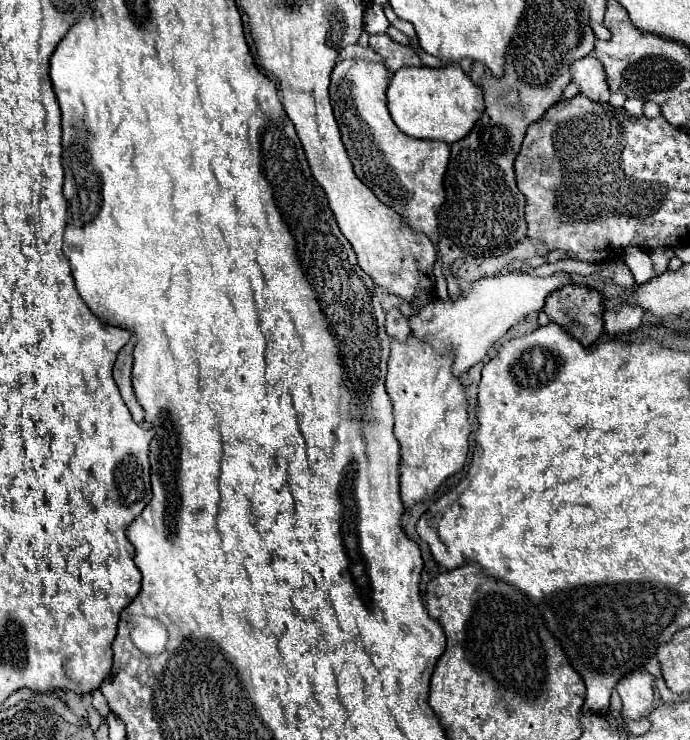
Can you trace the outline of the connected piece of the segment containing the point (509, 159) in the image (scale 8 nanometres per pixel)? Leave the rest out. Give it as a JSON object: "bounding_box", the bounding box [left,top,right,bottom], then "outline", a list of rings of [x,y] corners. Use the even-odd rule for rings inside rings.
{"bounding_box":[437,60,575,272],"outline":[[[529,60],[529,66],[509,68],[509,82],[491,82],[491,90],[485,90],[487,108],[475,128],[463,140],[451,144],[451,160],[445,176],[447,202],[439,214],[441,240],[437,244],[445,272],[457,258],[491,256],[495,252],[497,256],[505,254],[509,246],[515,246],[523,238],[523,232],[527,232],[525,196],[517,188],[513,162],[527,128],[561,100],[563,88],[571,82],[573,62],[575,60]],[[507,88],[519,92],[519,108],[503,108],[499,92],[507,92]]]}

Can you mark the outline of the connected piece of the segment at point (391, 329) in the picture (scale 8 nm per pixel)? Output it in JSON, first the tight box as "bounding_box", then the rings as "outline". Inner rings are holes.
{"bounding_box":[385,308,411,342],"outline":[[[393,308],[391,312],[387,312],[387,322],[385,322],[385,328],[387,328],[387,336],[389,338],[395,338],[399,342],[407,340],[411,330],[409,330],[409,320],[405,316],[401,316],[401,312],[397,308]]]}

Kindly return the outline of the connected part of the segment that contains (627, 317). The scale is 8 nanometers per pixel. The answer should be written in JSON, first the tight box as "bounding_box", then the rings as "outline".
{"bounding_box":[605,304,643,336],"outline":[[[619,304],[615,312],[605,312],[605,330],[609,336],[631,332],[641,326],[643,310],[637,304]]]}

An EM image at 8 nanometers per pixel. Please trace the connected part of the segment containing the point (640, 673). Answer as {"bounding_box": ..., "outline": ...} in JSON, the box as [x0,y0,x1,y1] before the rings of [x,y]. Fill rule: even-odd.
{"bounding_box":[617,668,653,718],"outline":[[[637,668],[629,672],[619,682],[617,692],[623,698],[623,714],[627,718],[641,718],[647,716],[653,708],[653,676],[645,668]]]}

